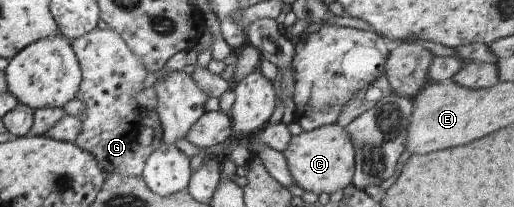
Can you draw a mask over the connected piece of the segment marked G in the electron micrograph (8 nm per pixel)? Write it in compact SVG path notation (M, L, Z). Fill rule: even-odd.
M95 27L91 32L74 38L71 43L82 72L76 98L85 102L86 108L85 114L77 116L82 122L82 131L74 143L90 152L106 175L141 175L145 160L149 158L153 148L143 148L137 142L143 117L135 94L143 90L143 81L149 71L143 61L131 52L123 38L109 27Z

